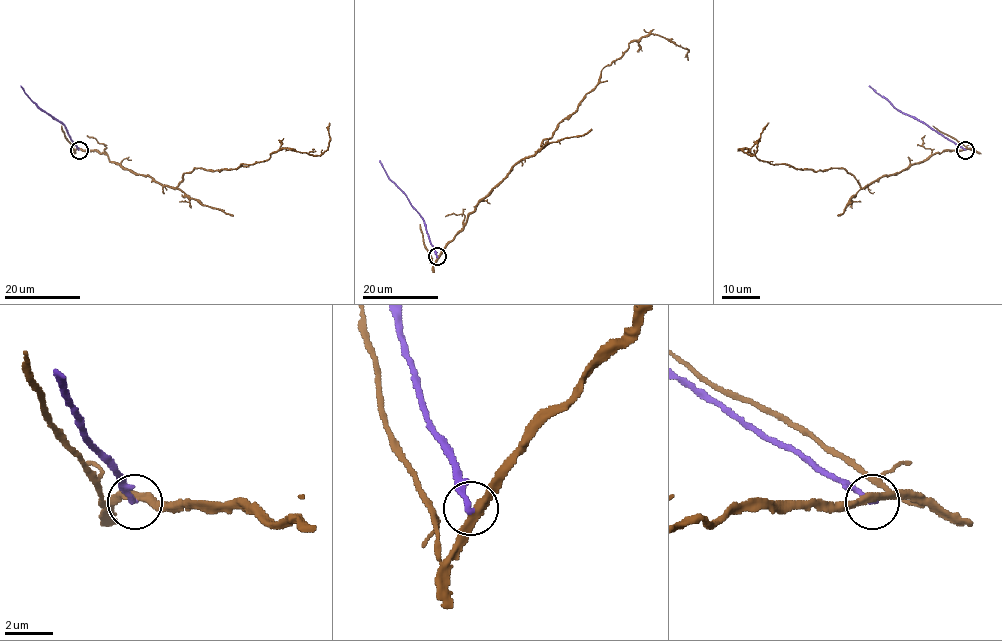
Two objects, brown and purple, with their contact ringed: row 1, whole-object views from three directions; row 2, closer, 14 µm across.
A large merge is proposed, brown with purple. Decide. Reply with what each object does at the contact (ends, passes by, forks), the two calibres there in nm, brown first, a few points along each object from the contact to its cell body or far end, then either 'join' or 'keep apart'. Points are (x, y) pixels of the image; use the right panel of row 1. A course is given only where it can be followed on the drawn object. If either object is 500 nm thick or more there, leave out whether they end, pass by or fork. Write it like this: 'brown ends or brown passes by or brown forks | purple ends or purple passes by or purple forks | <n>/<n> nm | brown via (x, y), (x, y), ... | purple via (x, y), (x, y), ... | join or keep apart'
brown passes by | purple ends | 320/240 nm | brown via (966, 149), (934, 153), (862, 187), (843, 168), (796, 169), (742, 150), (754, 155), (769, 123) | purple via (965, 149), (897, 110), (868, 86) | keep apart

